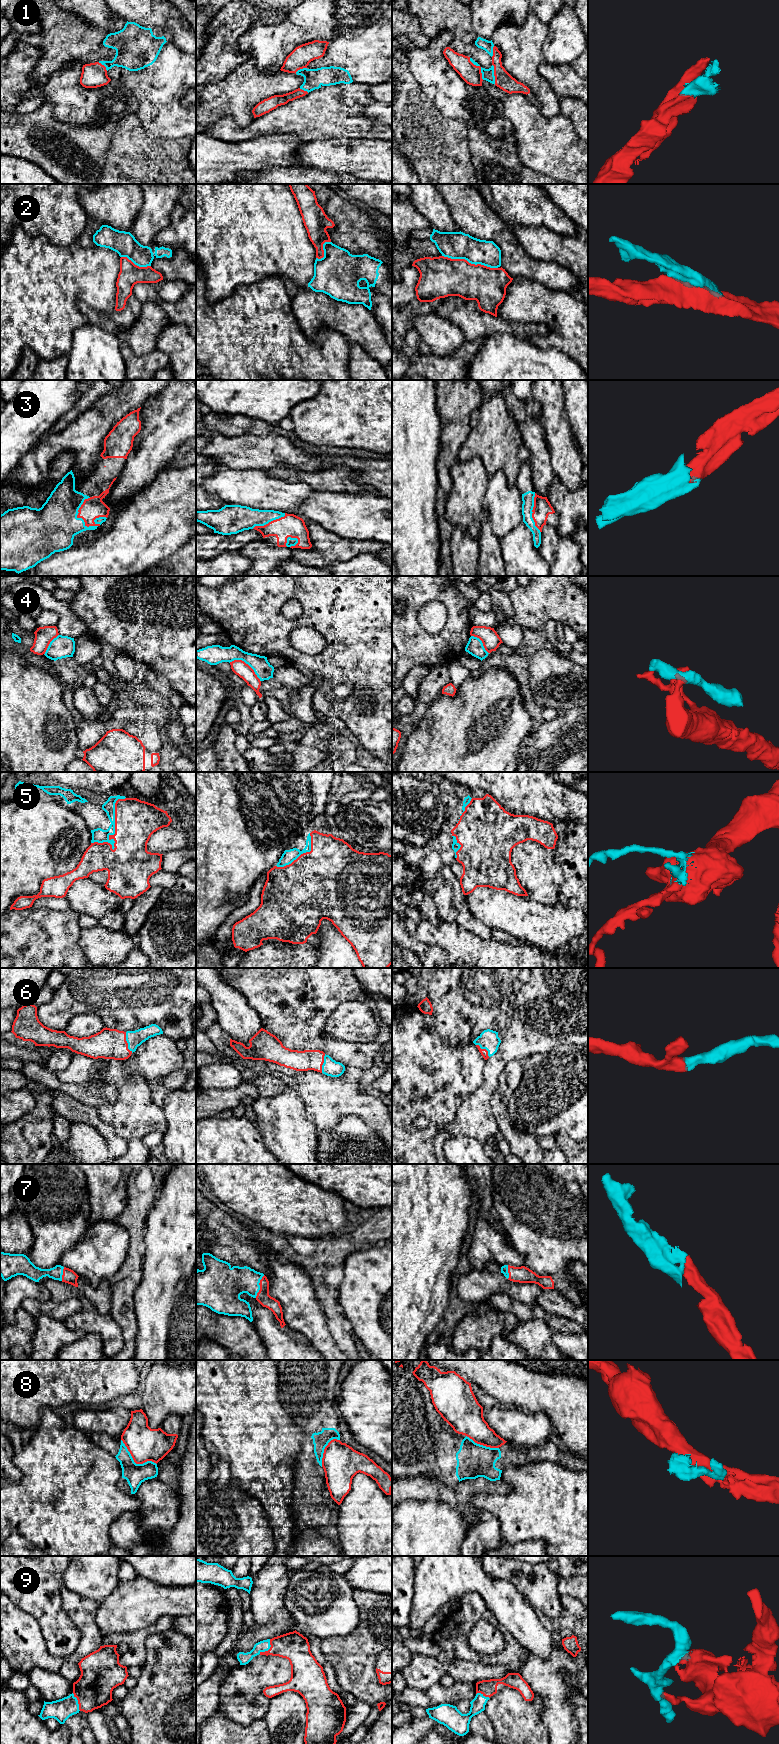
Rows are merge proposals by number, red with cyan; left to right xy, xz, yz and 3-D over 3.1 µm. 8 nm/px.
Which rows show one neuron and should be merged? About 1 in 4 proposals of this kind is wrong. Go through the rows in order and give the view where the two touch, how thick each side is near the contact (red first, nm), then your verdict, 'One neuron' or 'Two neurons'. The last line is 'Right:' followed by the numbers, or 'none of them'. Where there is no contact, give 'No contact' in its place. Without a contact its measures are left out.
1: Touches red in yz. Thickness 160 nm (red) against 100 nm. One neuron
2: Touches red in yz. Thickness 320 nm (red) against 220 nm. Two neurons
3: Touches red in xy. Thickness 170 nm (red) against 380 nm. One neuron
4: Touches red in xz. Thickness 120 nm (red) against 140 nm. Two neurons
5: Touches red in xy. Thickness 340 nm (red) against 120 nm. One neuron
6: Touches red in xy. Thickness 240 nm (red) against 130 nm. One neuron
7: Touches red in xz. Thickness 110 nm (red) against 260 nm. One neuron
8: Touches red in xy. Thickness 280 nm (red) against 170 nm. Two neurons
9: Touches red in xz. Thickness 220 nm (red) against 100 nm. One neuron
Right: 1, 3, 5, 6, 7, 9

